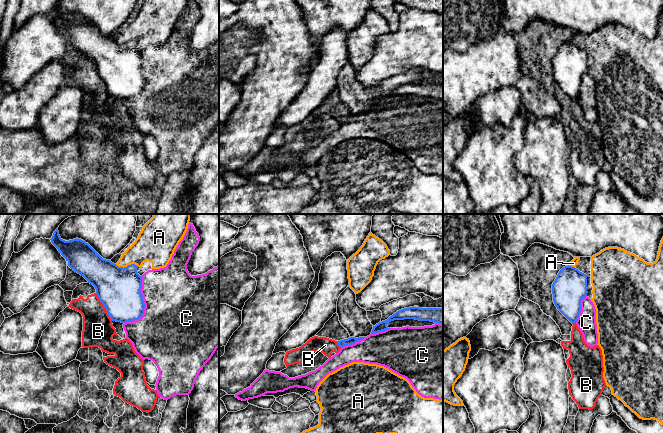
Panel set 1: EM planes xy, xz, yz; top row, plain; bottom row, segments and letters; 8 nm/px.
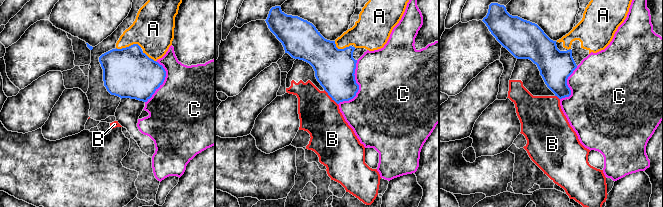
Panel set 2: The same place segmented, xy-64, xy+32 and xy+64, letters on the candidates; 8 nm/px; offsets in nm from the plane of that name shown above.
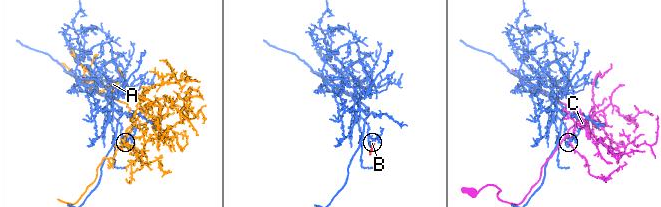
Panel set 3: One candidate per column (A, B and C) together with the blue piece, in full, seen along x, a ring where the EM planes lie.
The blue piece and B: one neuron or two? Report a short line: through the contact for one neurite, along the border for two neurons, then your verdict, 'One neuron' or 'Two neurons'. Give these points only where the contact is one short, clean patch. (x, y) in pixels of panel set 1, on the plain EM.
Line: xy (95, 69), (112, 96). Two neurons

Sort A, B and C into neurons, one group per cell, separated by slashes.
A / B / C

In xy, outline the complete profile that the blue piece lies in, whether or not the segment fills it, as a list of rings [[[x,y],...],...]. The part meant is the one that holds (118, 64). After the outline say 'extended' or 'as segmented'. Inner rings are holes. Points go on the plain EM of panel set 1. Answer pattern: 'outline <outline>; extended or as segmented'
outline [[[58,4],[50,16],[66,35],[68,42],[95,63],[96,70],[112,97],[126,99],[138,96],[143,92],[145,80],[140,68],[142,52],[137,49],[137,41],[118,43],[110,36],[103,35],[88,19],[81,15],[63,16],[59,11]]]; as segmented

